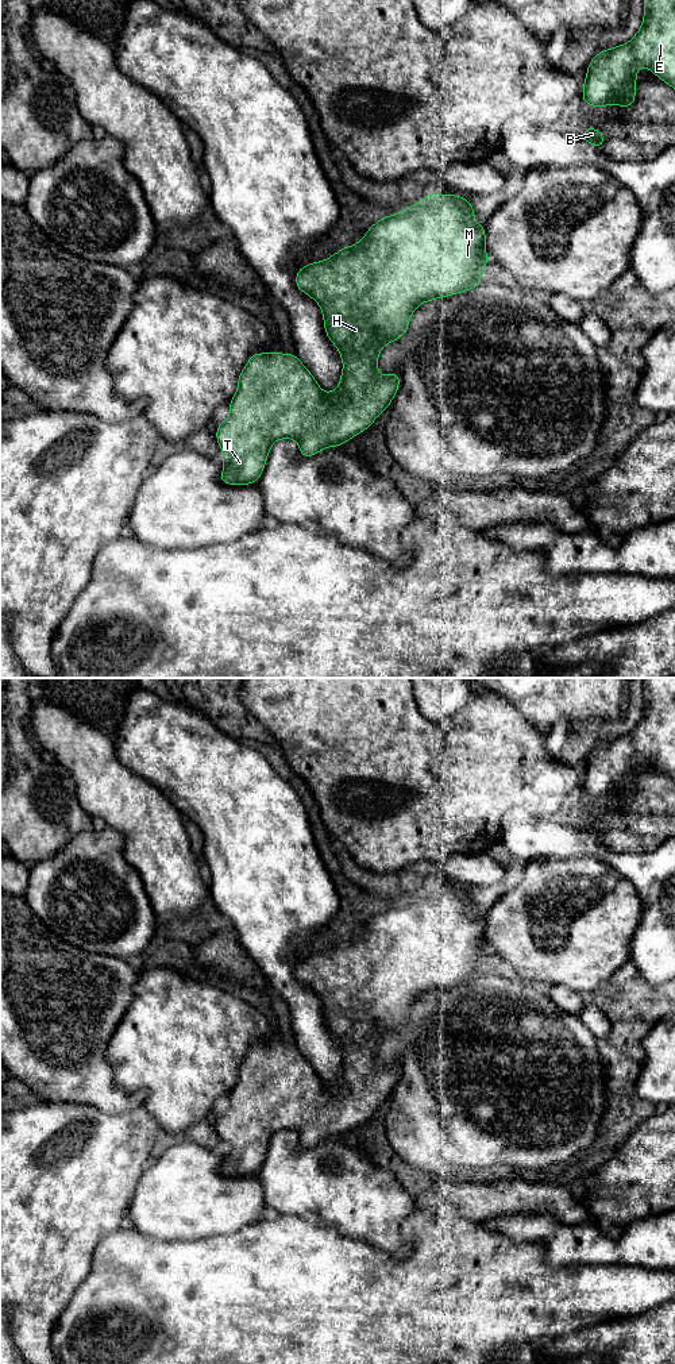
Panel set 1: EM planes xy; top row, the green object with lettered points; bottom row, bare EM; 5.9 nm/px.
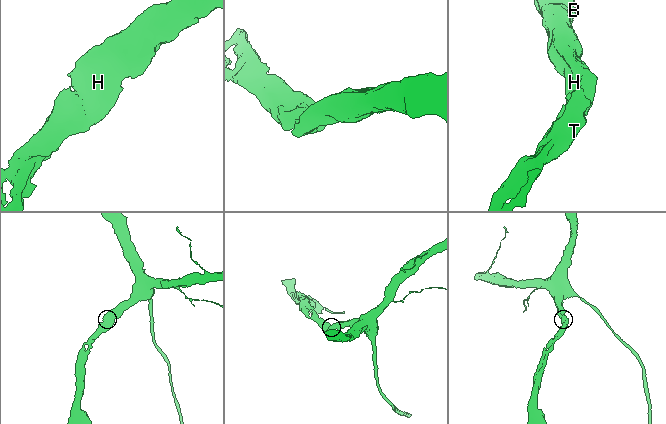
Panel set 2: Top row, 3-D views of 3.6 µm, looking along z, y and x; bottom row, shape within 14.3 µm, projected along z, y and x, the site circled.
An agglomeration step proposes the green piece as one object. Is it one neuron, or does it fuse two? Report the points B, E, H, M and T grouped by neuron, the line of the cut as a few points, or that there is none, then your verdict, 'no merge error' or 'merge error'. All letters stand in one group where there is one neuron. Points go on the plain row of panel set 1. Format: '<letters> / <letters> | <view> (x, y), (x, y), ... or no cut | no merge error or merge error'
B E H M T | no cut | no merge error

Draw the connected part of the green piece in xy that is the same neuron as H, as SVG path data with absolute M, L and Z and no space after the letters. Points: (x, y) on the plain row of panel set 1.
M431 883L421 893L387 909L379 909L366 926L351 939L343 939L325 952L300 959L296 978L321 999L325 1026L335 1036L343 1052L340 1074L333 1083L324 1084L312 1064L296 1045L255 1044L238 1070L238 1082L230 1093L230 1109L217 1116L216 1132L223 1143L224 1160L220 1174L227 1176L256 1175L266 1156L270 1140L279 1130L294 1130L304 1149L324 1140L343 1137L366 1122L390 1098L400 1079L400 1066L381 1067L378 1048L390 1033L408 1024L410 1006L425 993L475 980L486 955L485 916L474 913L472 893L458 886Z

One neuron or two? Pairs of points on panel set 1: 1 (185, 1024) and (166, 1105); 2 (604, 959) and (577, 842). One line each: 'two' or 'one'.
1: one
2: two

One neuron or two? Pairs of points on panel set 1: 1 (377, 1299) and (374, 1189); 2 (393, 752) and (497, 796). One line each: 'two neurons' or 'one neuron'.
1: two neurons
2: one neuron

